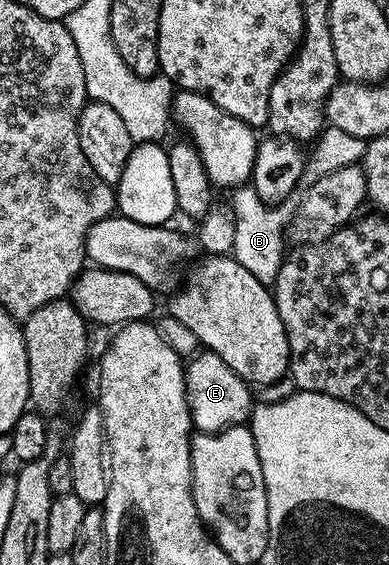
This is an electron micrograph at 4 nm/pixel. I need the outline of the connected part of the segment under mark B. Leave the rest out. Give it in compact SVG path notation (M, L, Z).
M245 183L230 193L230 204L234 213L234 243L231 256L236 258L254 279L263 285L271 286L275 282L280 265L286 260L286 230L290 224L289 218L284 218L283 208L267 205L253 191L251 184Z

